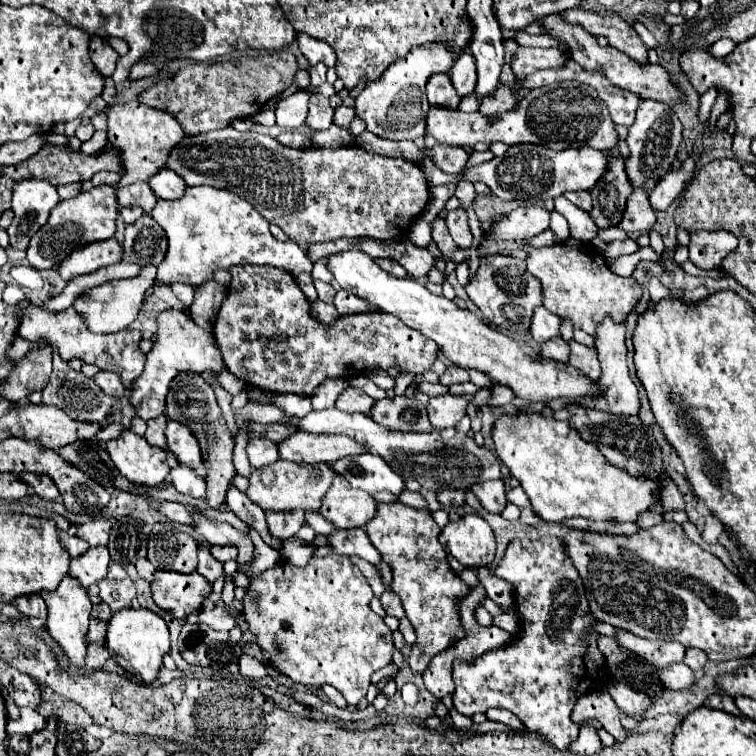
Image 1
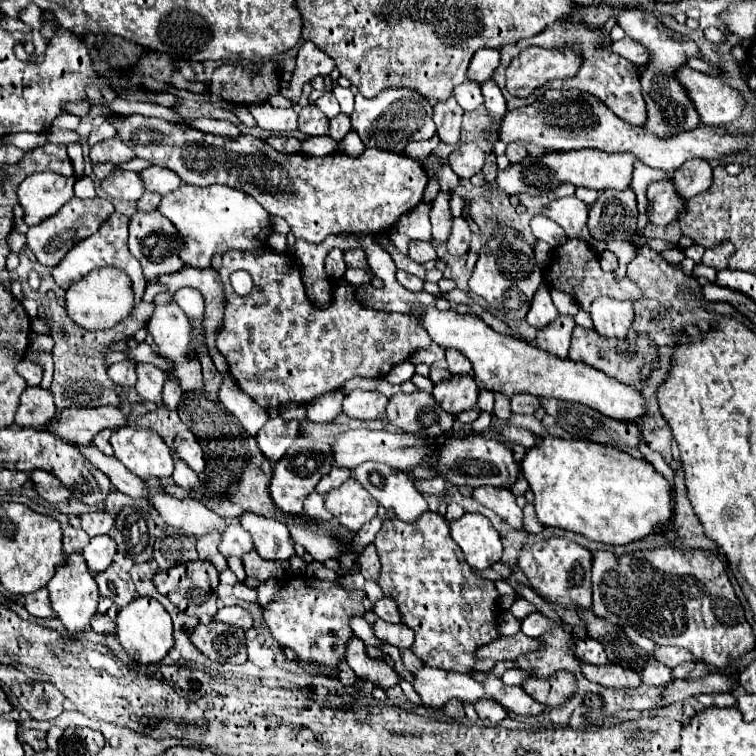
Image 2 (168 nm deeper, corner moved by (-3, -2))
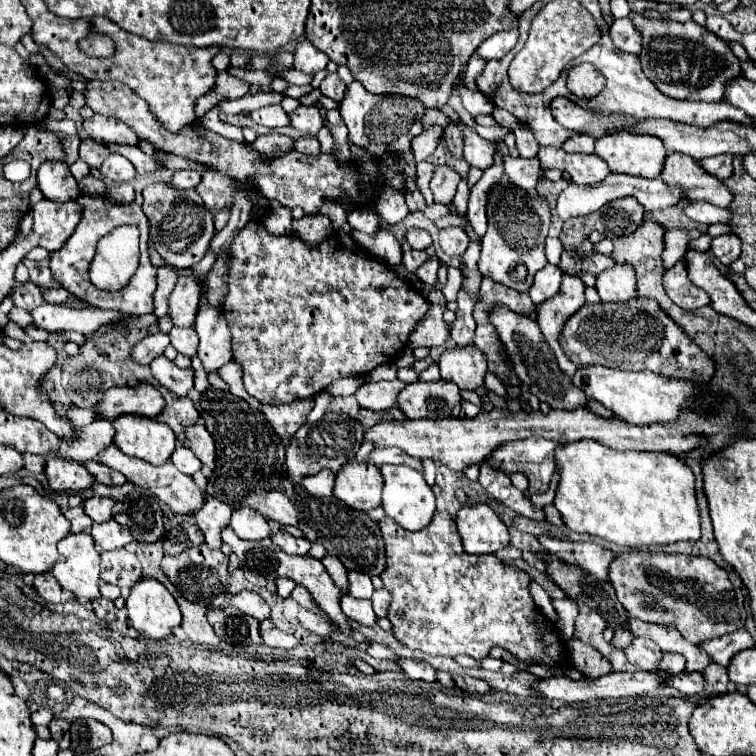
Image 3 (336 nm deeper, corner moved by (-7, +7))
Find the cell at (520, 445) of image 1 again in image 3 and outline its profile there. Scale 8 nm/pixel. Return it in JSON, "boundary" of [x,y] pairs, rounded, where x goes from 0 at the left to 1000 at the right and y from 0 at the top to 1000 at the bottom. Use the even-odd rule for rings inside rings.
{"boundary":[[[771,582],[734,593],[734,619],[734,624],[739,627],[739,640],[734,648],[731,669],[739,675],[742,688],[758,704],[776,704],[782,709],[792,709],[829,725],[888,720],[898,714],[919,717],[927,709],[917,624],[901,606],[890,601],[843,595],[821,598],[808,595],[787,582]]]}

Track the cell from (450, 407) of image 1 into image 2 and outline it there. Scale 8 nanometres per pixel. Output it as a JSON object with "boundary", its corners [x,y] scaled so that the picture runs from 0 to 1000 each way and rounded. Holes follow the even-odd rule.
{"boundary":[[[597,496],[597,501],[578,507],[573,512],[575,530],[594,546],[604,549],[607,544],[628,541],[634,525],[634,507],[620,496]]]}

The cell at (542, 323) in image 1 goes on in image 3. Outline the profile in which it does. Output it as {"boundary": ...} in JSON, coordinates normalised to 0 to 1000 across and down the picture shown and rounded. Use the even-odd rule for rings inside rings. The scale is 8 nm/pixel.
{"boundary":[[[724,349],[718,357],[713,357],[708,362],[708,373],[700,384],[700,392],[708,399],[708,405],[721,399],[724,394],[731,394],[739,386],[742,368],[745,368],[745,360],[737,352],[729,352],[729,349]]]}

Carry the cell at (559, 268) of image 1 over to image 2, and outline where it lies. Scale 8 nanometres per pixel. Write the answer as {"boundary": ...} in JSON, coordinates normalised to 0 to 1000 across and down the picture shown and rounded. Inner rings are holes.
{"boundary":[[[750,316],[750,321],[737,327],[734,351],[721,358],[721,374],[753,388],[769,409],[779,409],[784,396],[792,390],[806,390],[813,396],[845,396],[845,380],[840,380],[835,369],[816,372],[811,361],[798,361],[798,356],[792,353],[792,340],[769,316]]]}

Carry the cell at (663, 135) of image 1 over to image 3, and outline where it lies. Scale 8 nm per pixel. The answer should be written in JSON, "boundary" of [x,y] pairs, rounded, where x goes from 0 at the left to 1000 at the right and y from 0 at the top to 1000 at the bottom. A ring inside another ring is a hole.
{"boundary":[[[832,16],[832,26],[843,37],[843,42],[851,50],[851,66],[845,71],[848,90],[861,103],[861,108],[869,114],[874,124],[882,124],[893,132],[917,132],[917,135],[951,135],[956,132],[956,114],[962,106],[978,101],[978,82],[970,74],[970,69],[962,63],[956,53],[951,53],[943,42],[927,37],[917,26],[901,32],[893,26],[866,26],[853,21],[851,16]]]}

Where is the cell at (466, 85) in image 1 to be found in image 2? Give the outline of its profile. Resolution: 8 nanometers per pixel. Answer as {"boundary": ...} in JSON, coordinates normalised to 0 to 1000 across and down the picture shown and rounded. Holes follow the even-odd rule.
{"boundary":[[[634,65],[623,78],[623,86],[620,86],[620,94],[618,94],[618,104],[639,110],[639,107],[649,104],[649,99],[660,89],[660,83],[663,83],[660,65]]]}

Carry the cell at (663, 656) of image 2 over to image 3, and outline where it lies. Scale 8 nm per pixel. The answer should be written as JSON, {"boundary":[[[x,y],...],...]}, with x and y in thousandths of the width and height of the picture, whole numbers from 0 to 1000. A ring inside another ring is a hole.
{"boundary":[[[985,831],[970,836],[970,839],[962,839],[962,841],[954,841],[954,844],[946,844],[946,847],[938,847],[938,849],[930,849],[927,852],[927,860],[951,881],[964,881],[970,865],[980,862],[980,860],[988,860],[988,857],[996,857],[999,849],[996,844],[991,841],[991,836]]]}

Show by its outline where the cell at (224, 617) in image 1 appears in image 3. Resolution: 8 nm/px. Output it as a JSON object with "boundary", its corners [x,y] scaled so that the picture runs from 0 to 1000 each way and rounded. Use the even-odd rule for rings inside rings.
{"boundary":[[[321,780],[321,783],[311,786],[303,799],[311,802],[311,804],[316,804],[319,810],[335,815],[343,823],[348,823],[351,817],[356,817],[356,802],[353,802],[353,796],[340,783]]]}

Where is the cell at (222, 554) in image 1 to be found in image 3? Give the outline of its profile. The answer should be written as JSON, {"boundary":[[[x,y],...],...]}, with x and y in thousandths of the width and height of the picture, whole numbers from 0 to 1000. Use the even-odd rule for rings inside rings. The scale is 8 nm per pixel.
{"boundary":[[[316,672],[306,683],[306,698],[321,714],[348,714],[358,706],[358,693],[343,677],[332,672]]]}

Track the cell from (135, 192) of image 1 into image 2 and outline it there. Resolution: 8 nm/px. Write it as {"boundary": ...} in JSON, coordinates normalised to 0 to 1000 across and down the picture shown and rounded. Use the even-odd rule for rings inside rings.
{"boundary":[[[152,221],[147,226],[147,231],[134,239],[134,247],[144,261],[165,263],[165,266],[187,263],[189,253],[192,253],[189,239],[184,237],[184,231],[179,226],[165,226],[157,221]]]}

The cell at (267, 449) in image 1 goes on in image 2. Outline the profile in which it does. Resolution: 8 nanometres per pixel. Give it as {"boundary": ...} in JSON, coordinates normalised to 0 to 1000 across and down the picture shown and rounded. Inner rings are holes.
{"boundary":[[[358,549],[358,554],[343,567],[337,578],[340,589],[353,602],[353,607],[364,612],[380,599],[388,581],[396,575],[396,565],[398,565],[396,554],[377,557],[369,549]]]}

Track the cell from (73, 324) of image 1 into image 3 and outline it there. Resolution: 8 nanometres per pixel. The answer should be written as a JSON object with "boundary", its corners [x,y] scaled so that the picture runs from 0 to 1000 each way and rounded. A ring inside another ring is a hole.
{"boundary":[[[210,471],[205,474],[205,479],[200,479],[200,495],[208,503],[208,508],[218,511],[229,521],[237,521],[239,526],[247,524],[255,513],[255,487],[239,489],[231,484],[229,476],[218,471]]]}

